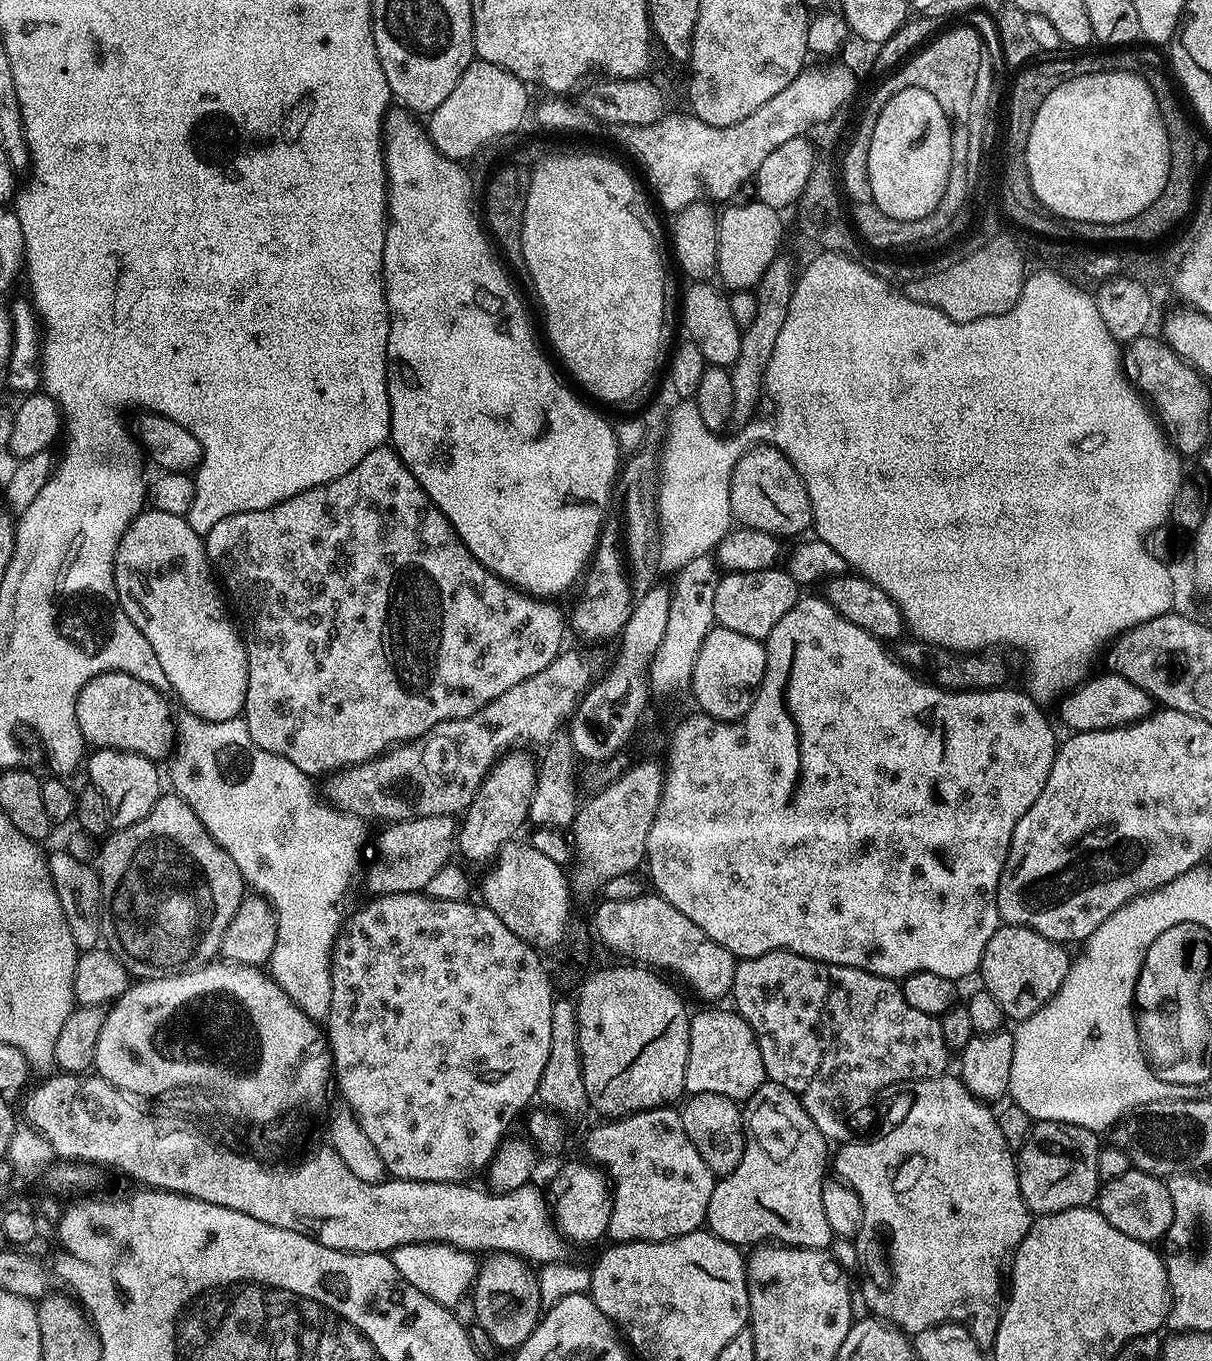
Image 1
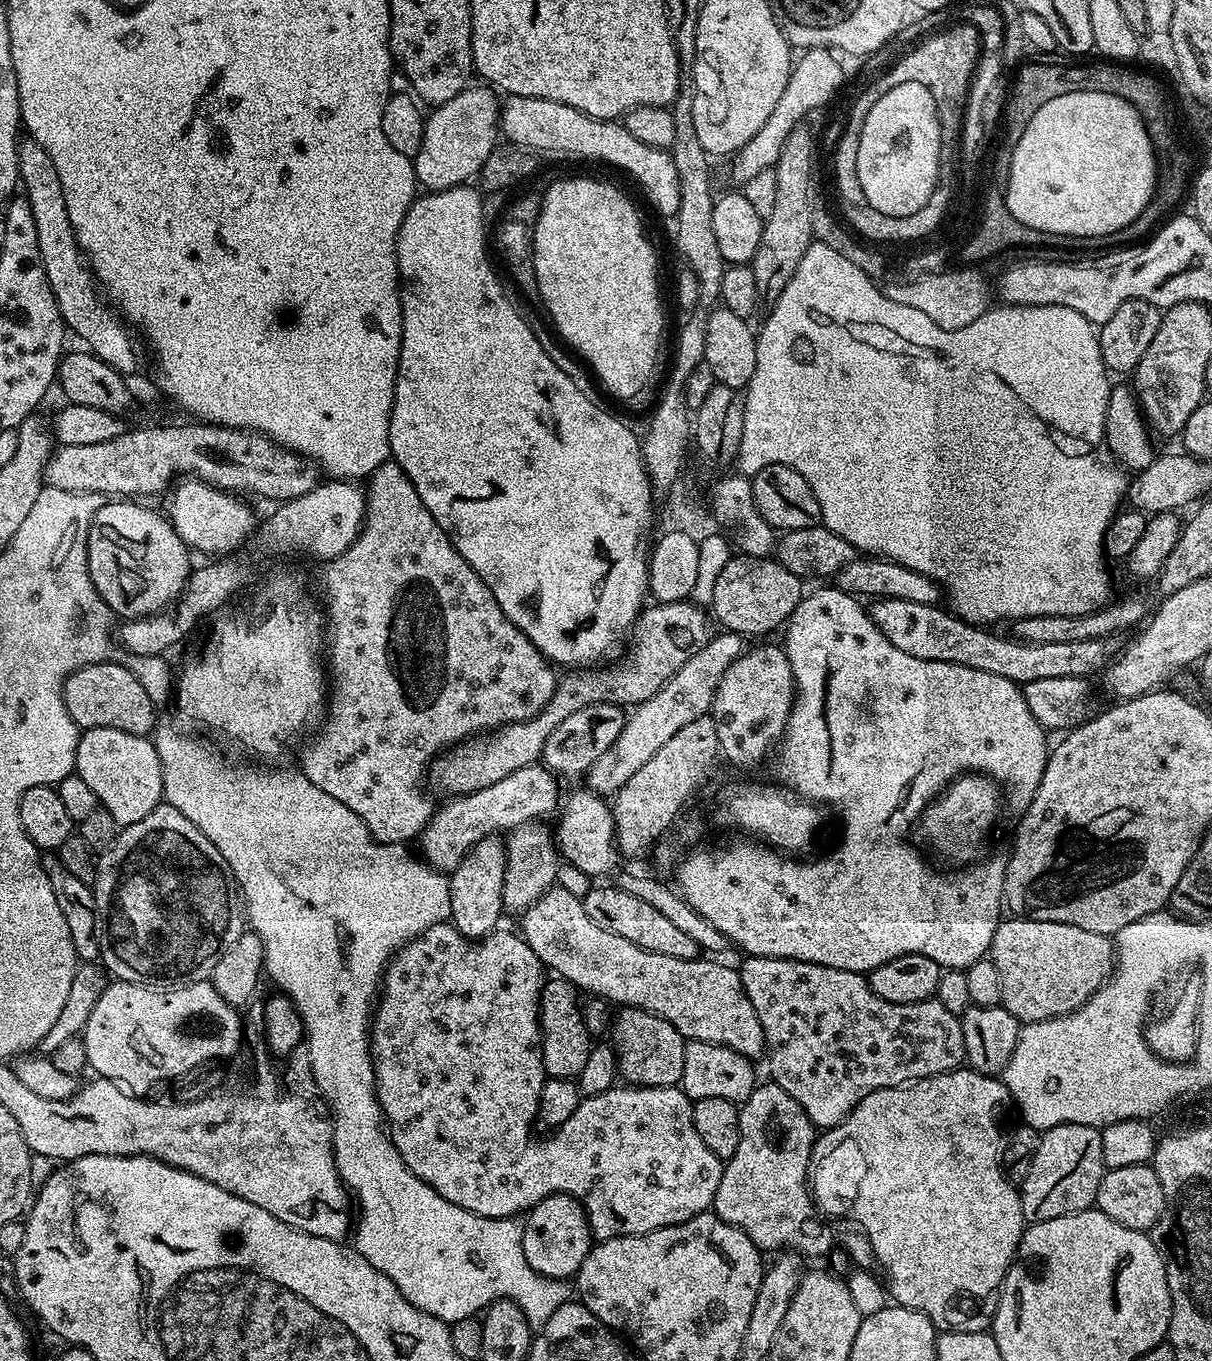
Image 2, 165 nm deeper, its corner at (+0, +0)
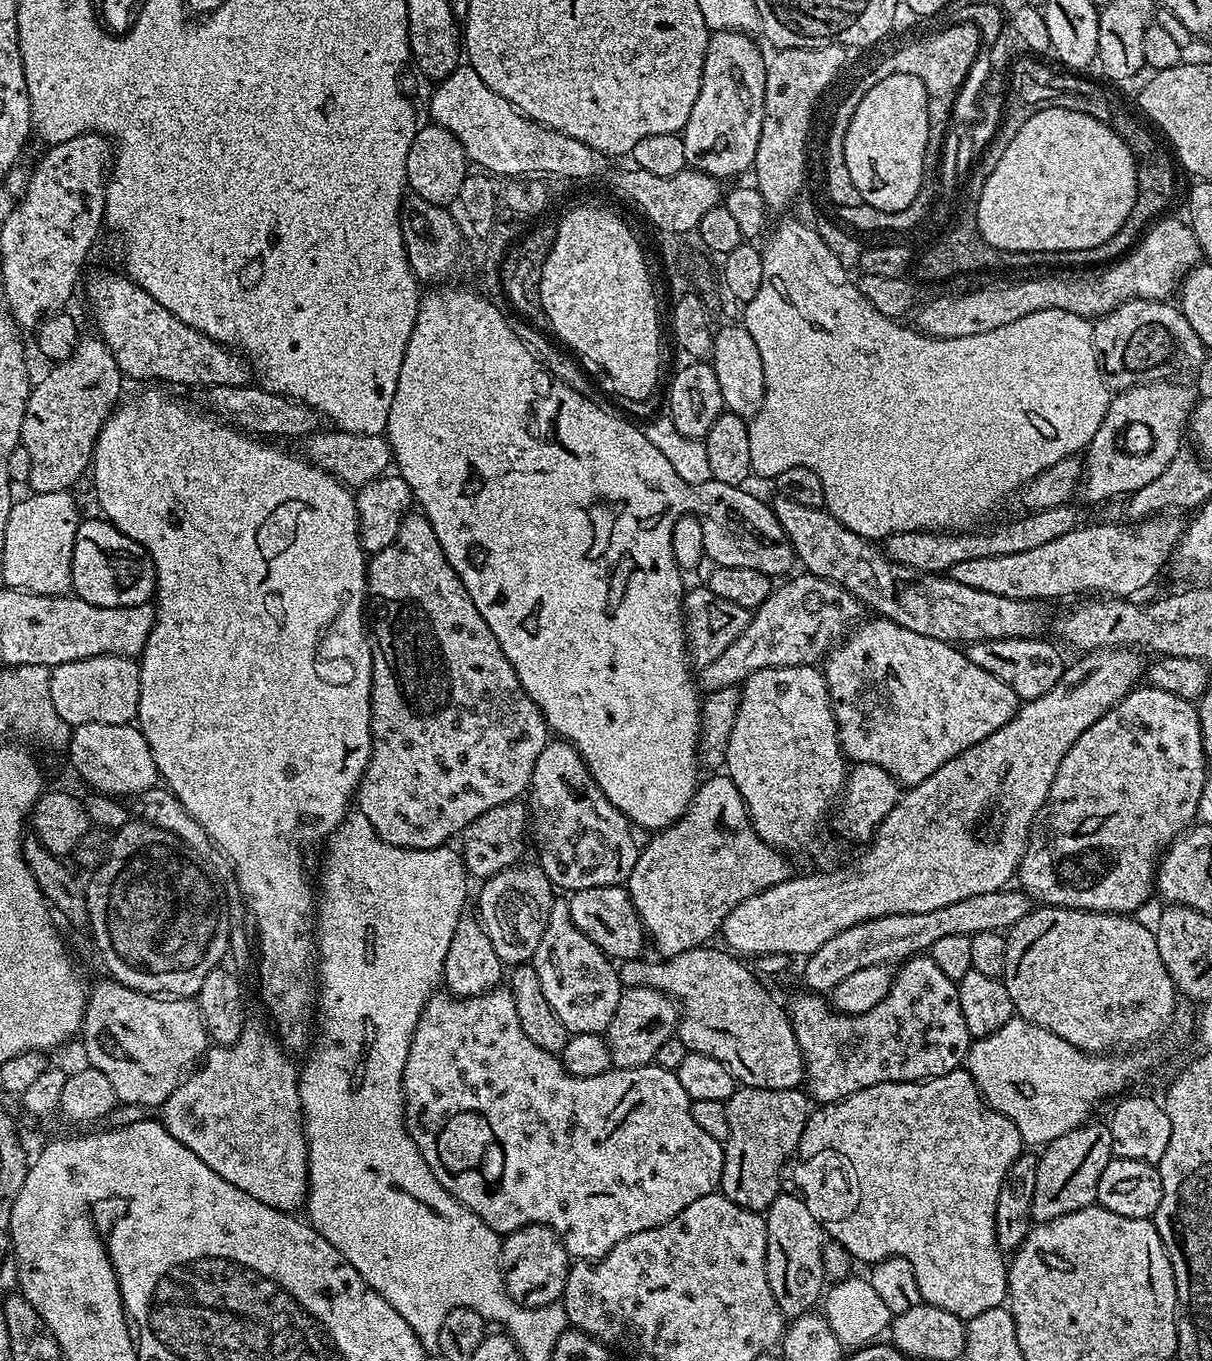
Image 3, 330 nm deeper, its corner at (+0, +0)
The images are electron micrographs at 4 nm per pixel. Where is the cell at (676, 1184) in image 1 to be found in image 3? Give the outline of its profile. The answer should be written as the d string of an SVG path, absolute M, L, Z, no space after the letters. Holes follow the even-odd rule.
M497 986L491 992L467 998L457 998L447 990L437 991L426 1002L418 1018L418 1026L412 1031L404 1067L404 1125L408 1127L414 1146L418 1146L434 1178L438 1178L438 1182L454 1199L478 1214L478 1218L482 1218L482 1222L486 1222L486 1226L495 1232L517 1232L528 1224L548 1225L558 1234L569 1257L576 1260L600 1260L607 1252L614 1250L622 1238L630 1238L630 1234L638 1234L642 1230L662 1226L662 1222L670 1222L670 1218L682 1214L690 1202L698 1202L698 1198L719 1189L724 1165L724 1145L710 1138L710 1134L703 1132L694 1123L690 1114L692 1102L686 1090L682 1090L682 1082L678 1082L675 1071L662 1068L655 1062L637 1068L611 1067L594 1078L570 1075L562 1066L559 1055L542 1050L542 1046L534 1046L534 1042L526 1038L526 1030L518 1026L518 1010L514 1010L512 991L507 986Z

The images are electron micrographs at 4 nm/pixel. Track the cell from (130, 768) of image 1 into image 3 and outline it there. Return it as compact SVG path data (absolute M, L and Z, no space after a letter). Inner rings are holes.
M90 722L71 729L66 745L72 768L89 784L89 789L105 796L137 798L144 791L157 787L158 773L154 754L135 723L107 724Z

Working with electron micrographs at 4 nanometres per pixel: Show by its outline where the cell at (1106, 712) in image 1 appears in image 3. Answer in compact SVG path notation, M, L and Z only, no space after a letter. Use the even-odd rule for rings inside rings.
M1002 638L1001 640L982 640L977 644L969 644L966 648L966 655L974 666L982 666L994 678L1006 682L1010 690L1024 702L1034 698L1042 698L1046 690L1050 690L1058 682L1058 678L1064 673L1066 660L1056 653L1052 644L1047 644L1044 638Z

